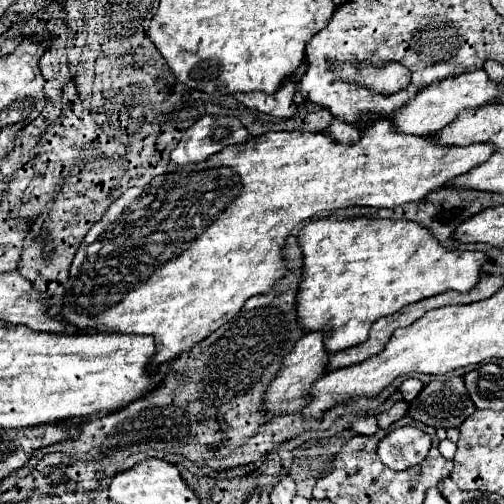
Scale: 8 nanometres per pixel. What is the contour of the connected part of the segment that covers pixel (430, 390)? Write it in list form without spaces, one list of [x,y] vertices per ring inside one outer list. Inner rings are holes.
[[[453,377],[449,381],[431,381],[409,405],[409,415],[415,421],[435,429],[459,427],[473,411],[475,405],[461,377]]]

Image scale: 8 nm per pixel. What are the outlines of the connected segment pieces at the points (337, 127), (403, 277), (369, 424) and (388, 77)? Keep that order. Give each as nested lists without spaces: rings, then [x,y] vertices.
[[[333,119],[331,127],[327,129],[327,135],[333,137],[333,141],[339,141],[341,145],[353,145],[361,139],[361,131],[351,125],[351,123],[341,123],[337,119]]]
[[[319,219],[319,221],[313,221],[309,225],[305,225],[301,231],[299,231],[299,237],[297,237],[297,243],[303,251],[303,277],[301,277],[301,283],[299,283],[299,291],[297,291],[297,321],[299,321],[299,327],[307,333],[307,331],[327,331],[327,337],[325,337],[325,349],[329,353],[339,353],[343,349],[349,349],[349,347],[355,347],[357,343],[363,343],[369,335],[369,329],[371,325],[385,317],[385,315],[393,315],[397,313],[399,309],[403,309],[405,305],[411,305],[415,301],[421,301],[421,299],[427,299],[427,297],[433,297],[433,295],[439,295],[447,289],[455,289],[455,291],[469,291],[473,289],[473,285],[479,281],[479,271],[481,271],[481,265],[487,261],[485,253],[479,253],[479,251],[447,251],[439,245],[439,241],[435,237],[429,237],[429,233],[425,233],[425,229],[421,229],[421,225],[413,223],[413,221],[377,221],[377,219],[353,219],[353,221],[335,221],[335,219]]]
[[[365,417],[365,419],[357,419],[353,423],[353,429],[361,435],[375,435],[379,431],[379,425],[377,425],[375,417]]]
[[[343,63],[333,73],[337,77],[361,83],[383,95],[397,93],[399,89],[405,89],[405,85],[409,85],[409,71],[399,63],[389,63],[381,69],[373,65],[365,65],[365,63],[359,63],[359,65]]]

